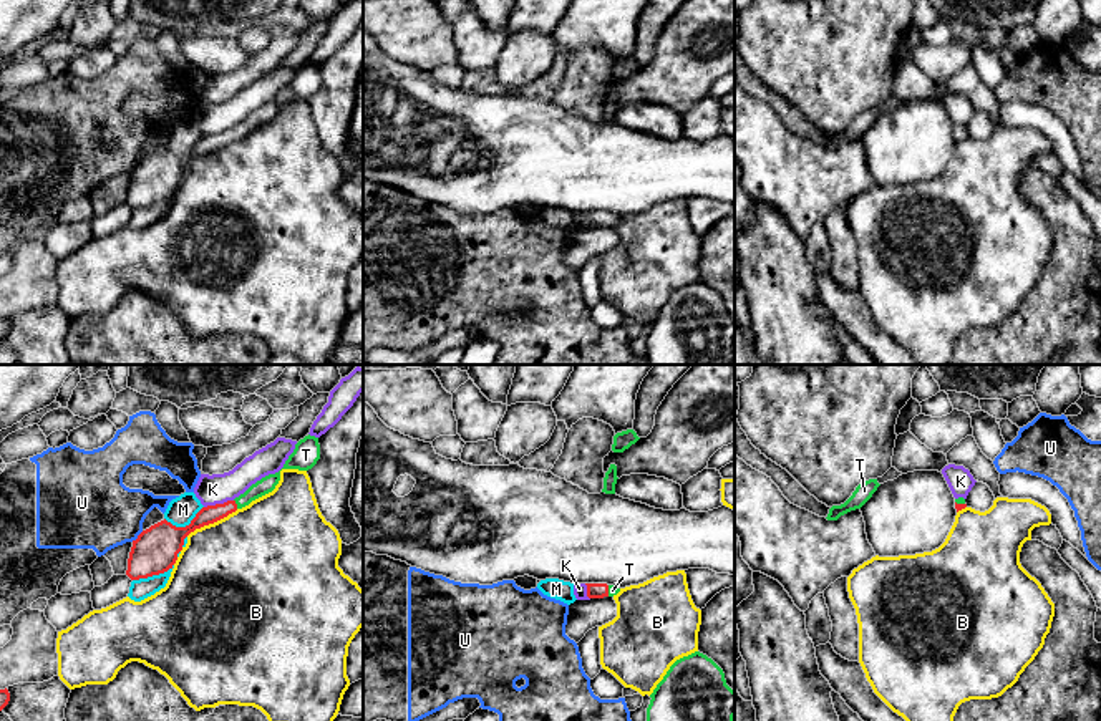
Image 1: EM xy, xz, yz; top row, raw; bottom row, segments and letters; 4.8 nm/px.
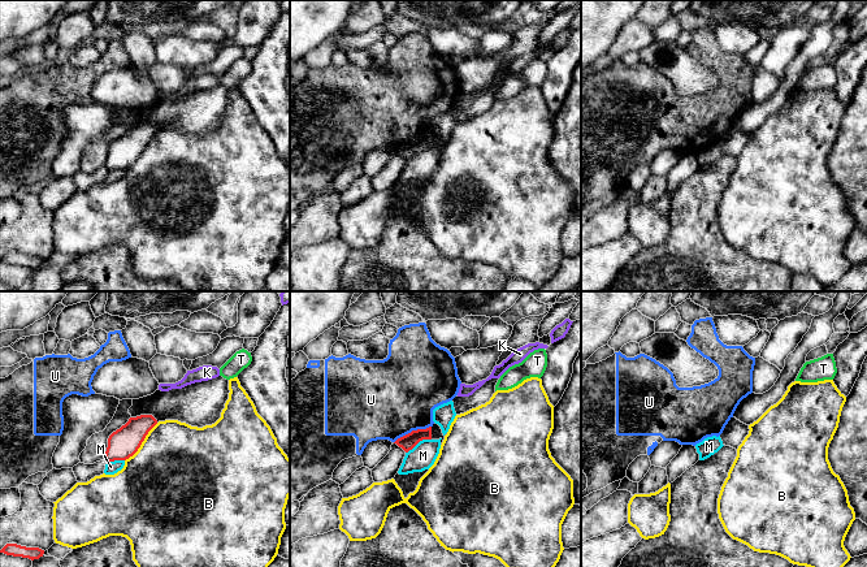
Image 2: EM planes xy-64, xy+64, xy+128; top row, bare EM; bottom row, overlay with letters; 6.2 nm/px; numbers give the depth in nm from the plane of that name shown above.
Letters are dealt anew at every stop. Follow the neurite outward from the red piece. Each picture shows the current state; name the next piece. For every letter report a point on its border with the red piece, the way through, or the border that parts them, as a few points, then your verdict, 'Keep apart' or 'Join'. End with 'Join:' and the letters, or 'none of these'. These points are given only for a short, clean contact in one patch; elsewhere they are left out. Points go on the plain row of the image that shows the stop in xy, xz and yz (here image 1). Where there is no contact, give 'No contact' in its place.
B: Touches red at xy (211, 151). Keep apart
K: Touches red at xy (218, 133). Boundary: xy (232, 128), (204, 136). Keep apart
M: Touches red at xy (186, 154). Keep apart
T: Touches red at xy (236, 133). Path across: xy (209, 143), (236, 133), (266, 113). Join
U: Touches red at xy (138, 166). Boundary: xy (143, 159), (131, 169). Keep apart
Join: T

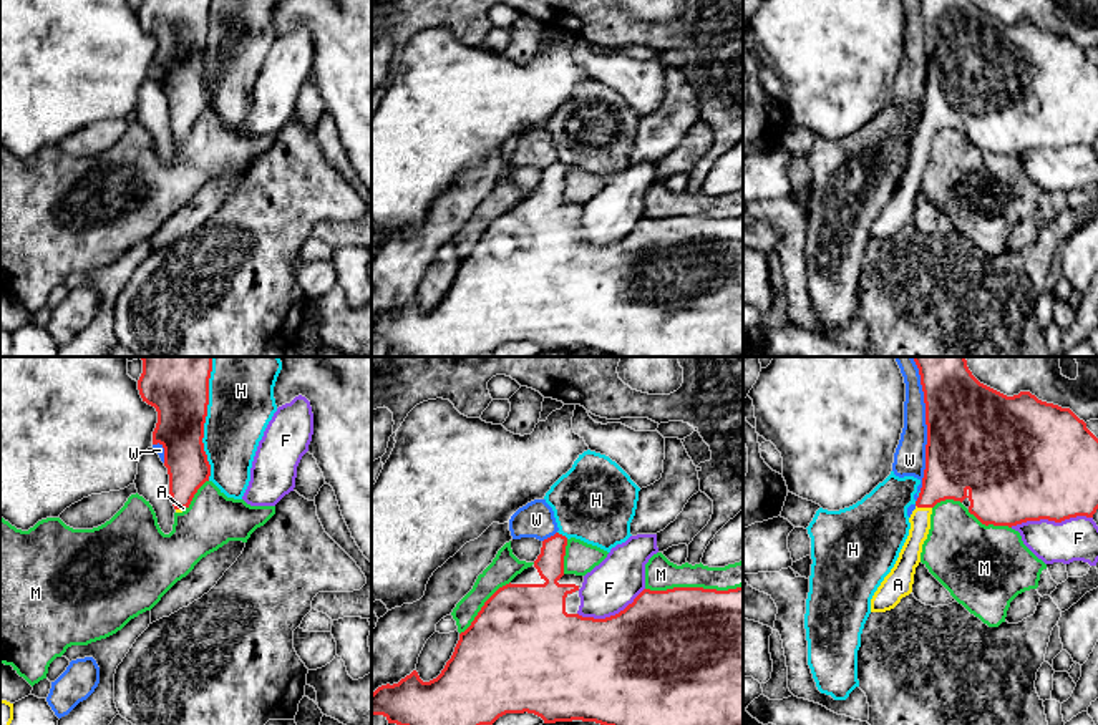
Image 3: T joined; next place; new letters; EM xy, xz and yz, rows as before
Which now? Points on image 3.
A: Touches red at yz (924, 135). Join
F: Touches red at yz (1050, 148). Keep apart
H: Touches red at xy (203, 55). Keep apart
M: Touches red at xz (694, 216). Keep apart
W: Touches red at yz (927, 60). Keep apart
Join: A

